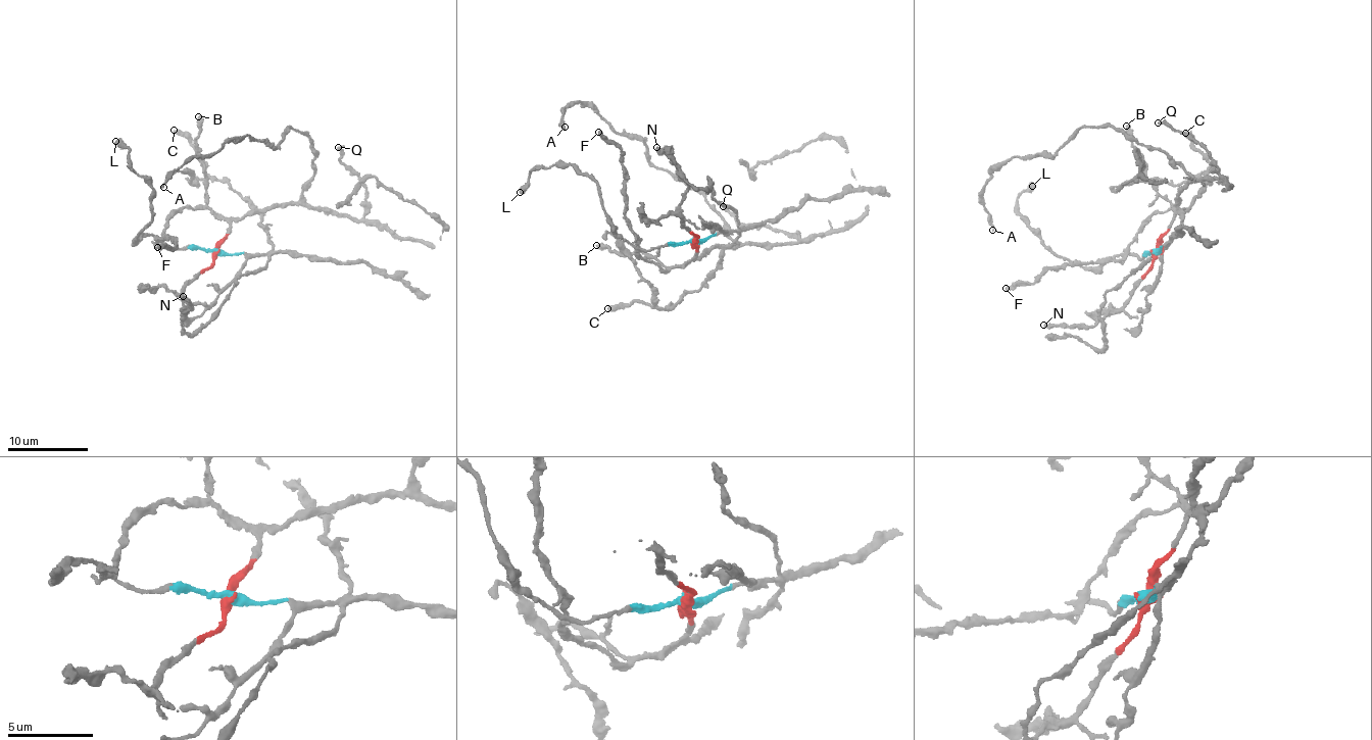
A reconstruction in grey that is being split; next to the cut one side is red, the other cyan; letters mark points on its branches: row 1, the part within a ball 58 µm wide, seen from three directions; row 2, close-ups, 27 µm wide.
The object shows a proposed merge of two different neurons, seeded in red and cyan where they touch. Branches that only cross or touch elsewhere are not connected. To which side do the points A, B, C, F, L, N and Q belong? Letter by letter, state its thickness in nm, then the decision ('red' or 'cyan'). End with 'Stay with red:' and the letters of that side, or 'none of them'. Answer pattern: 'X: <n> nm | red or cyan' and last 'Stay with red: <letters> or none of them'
A: 190 nm | red
B: 480 nm | red
C: 460 nm | cyan
F: 400 nm | red
L: 600 nm | cyan
N: 340 nm | red
Q: 340 nm | red
Stay with red: A, B, F, N, Q

